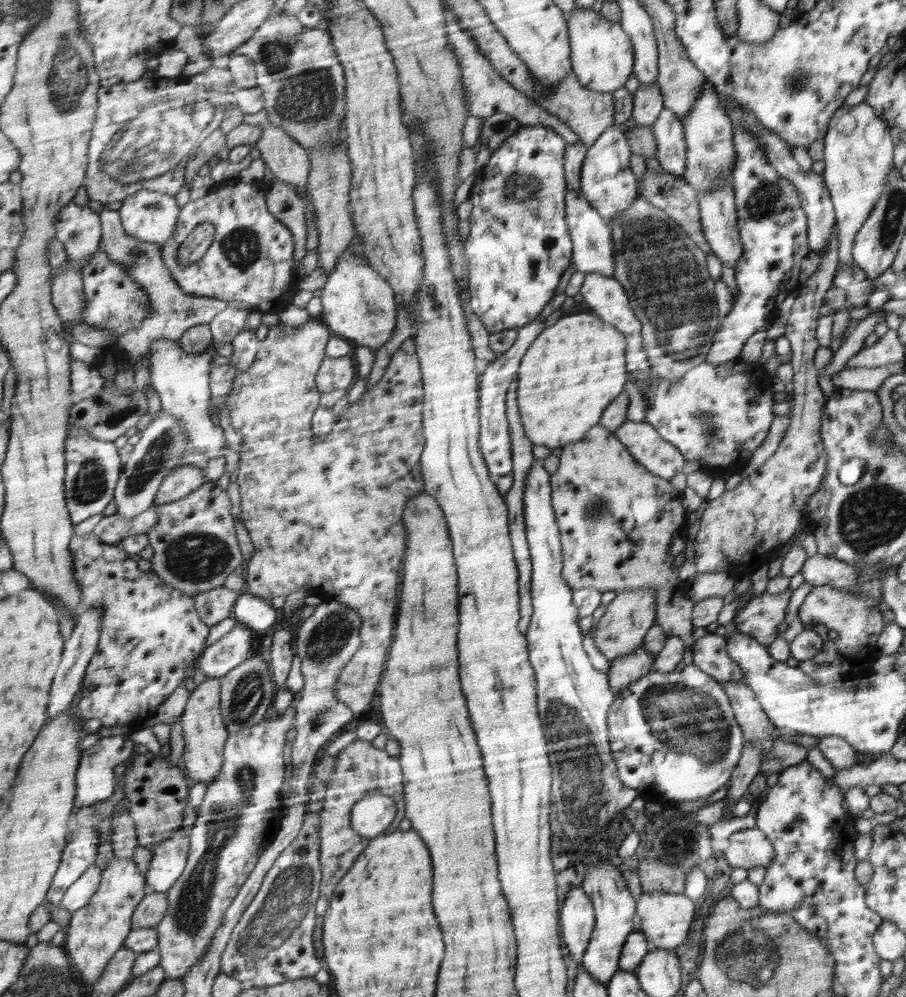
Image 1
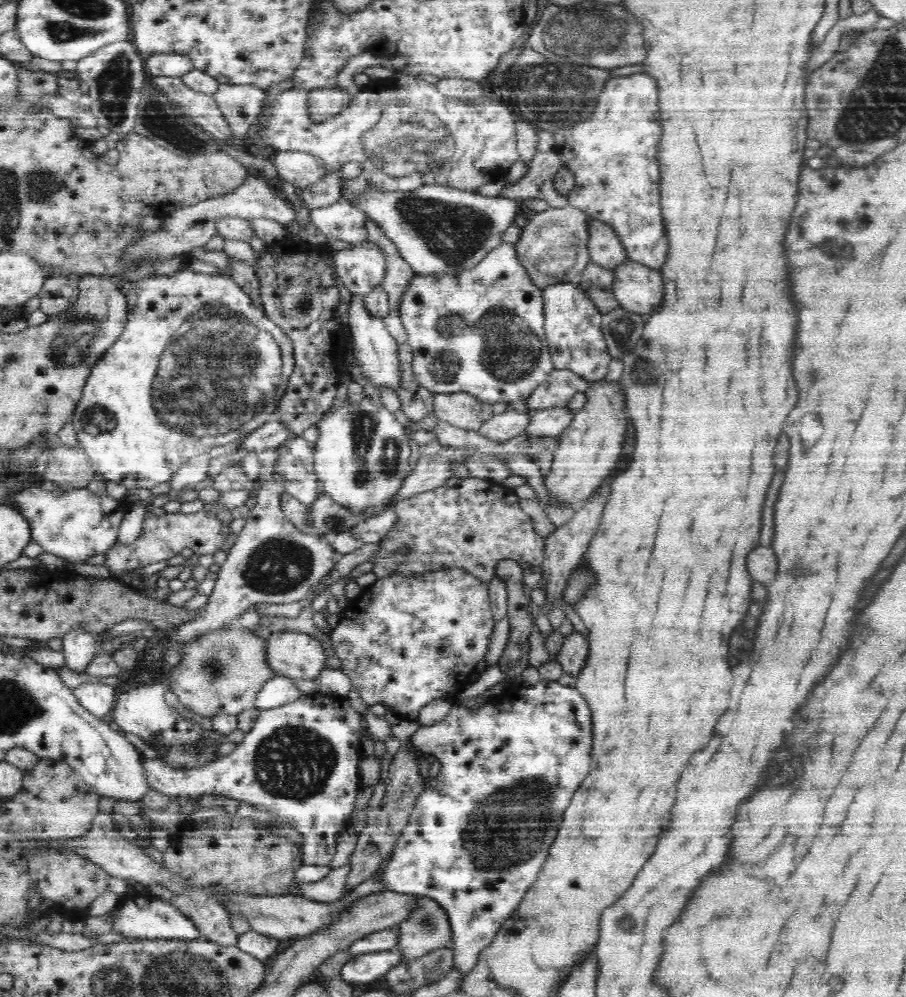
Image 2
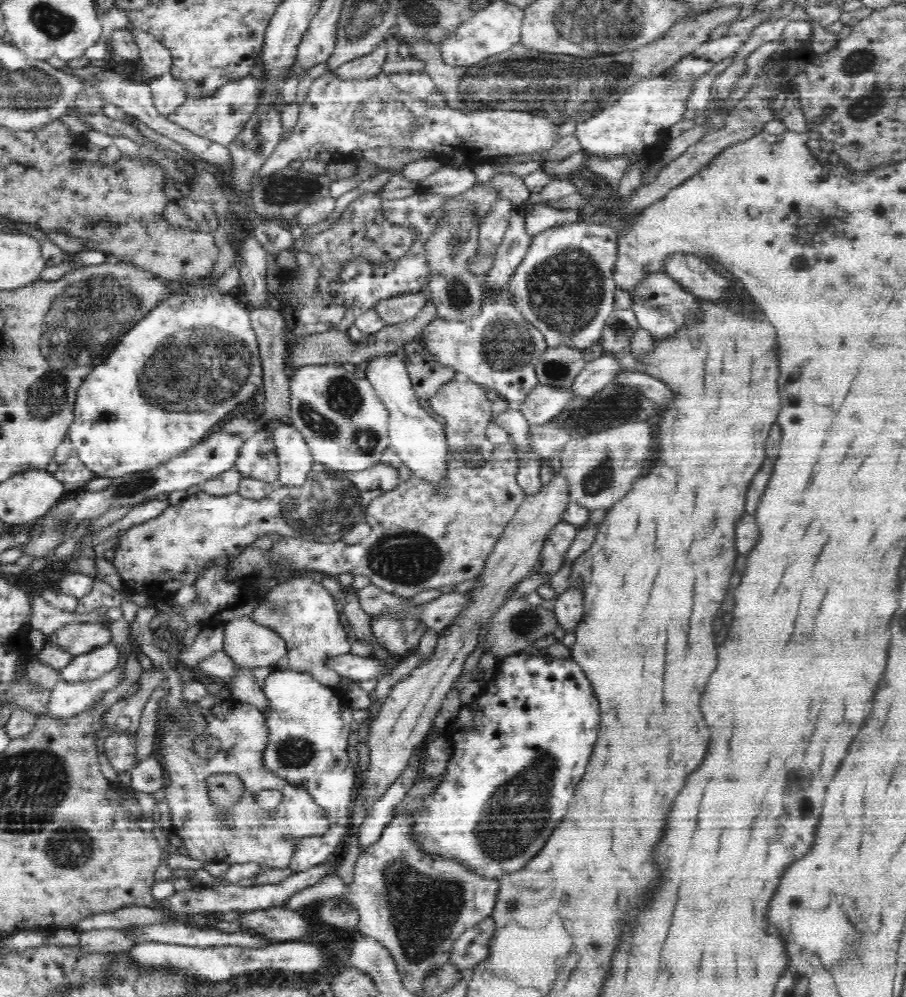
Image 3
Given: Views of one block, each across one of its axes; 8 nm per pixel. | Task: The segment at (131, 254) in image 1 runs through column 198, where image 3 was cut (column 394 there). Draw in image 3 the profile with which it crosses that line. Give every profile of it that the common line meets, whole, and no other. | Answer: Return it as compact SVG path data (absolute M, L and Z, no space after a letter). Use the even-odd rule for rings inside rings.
M425 291L404 292L379 300L375 311L387 325L397 325L416 318L430 302L430 295Z

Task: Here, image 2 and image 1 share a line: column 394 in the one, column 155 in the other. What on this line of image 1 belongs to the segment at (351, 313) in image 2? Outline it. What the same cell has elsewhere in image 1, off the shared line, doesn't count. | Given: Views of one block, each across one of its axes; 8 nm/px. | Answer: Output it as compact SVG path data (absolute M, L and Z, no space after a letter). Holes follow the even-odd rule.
M161 338L152 345L150 352L152 384L161 397L162 408L185 421L185 431L189 432L193 448L209 458L224 457L224 448L228 446L224 428L220 427L217 417L210 412L210 402L214 394L210 388L213 362L218 357L217 350L225 343L214 342L208 353L194 354L186 352L180 340Z

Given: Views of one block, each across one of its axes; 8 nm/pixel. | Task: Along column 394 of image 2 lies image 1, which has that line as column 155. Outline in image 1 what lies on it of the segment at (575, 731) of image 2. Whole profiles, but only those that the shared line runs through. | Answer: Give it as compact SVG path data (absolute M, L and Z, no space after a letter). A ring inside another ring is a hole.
M181 826L177 834L169 839L166 839L160 847L154 847L154 858L150 865L150 870L147 874L147 894L151 895L158 892L169 892L171 888L182 878L185 870L189 866L189 856L191 853L191 837L192 830L186 830Z

